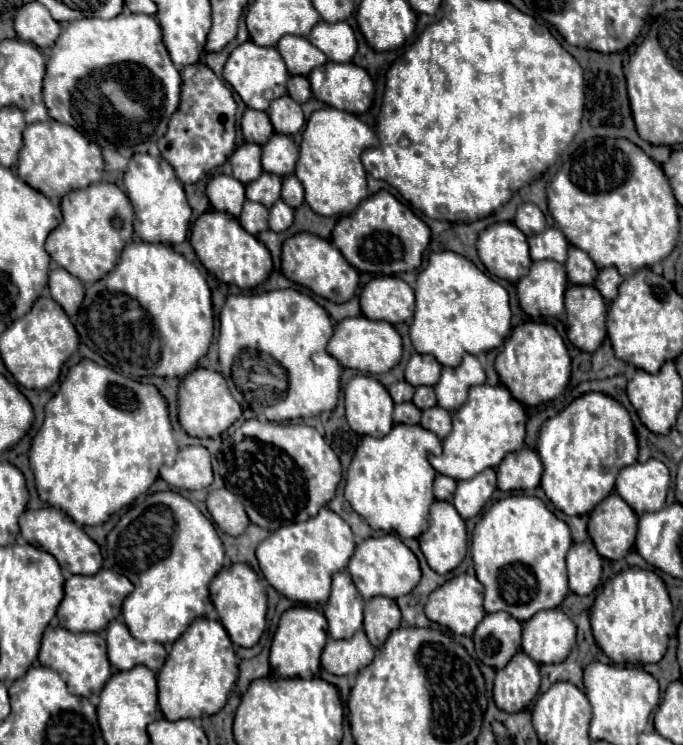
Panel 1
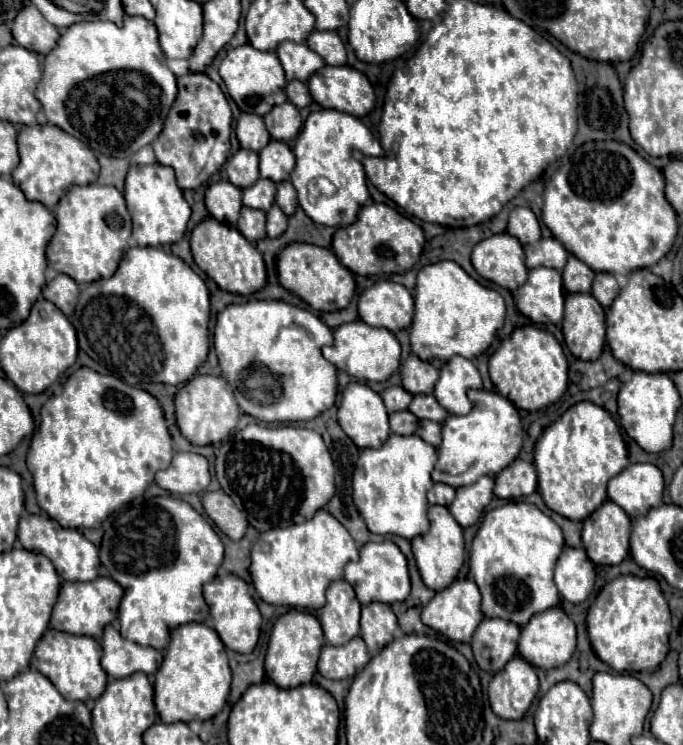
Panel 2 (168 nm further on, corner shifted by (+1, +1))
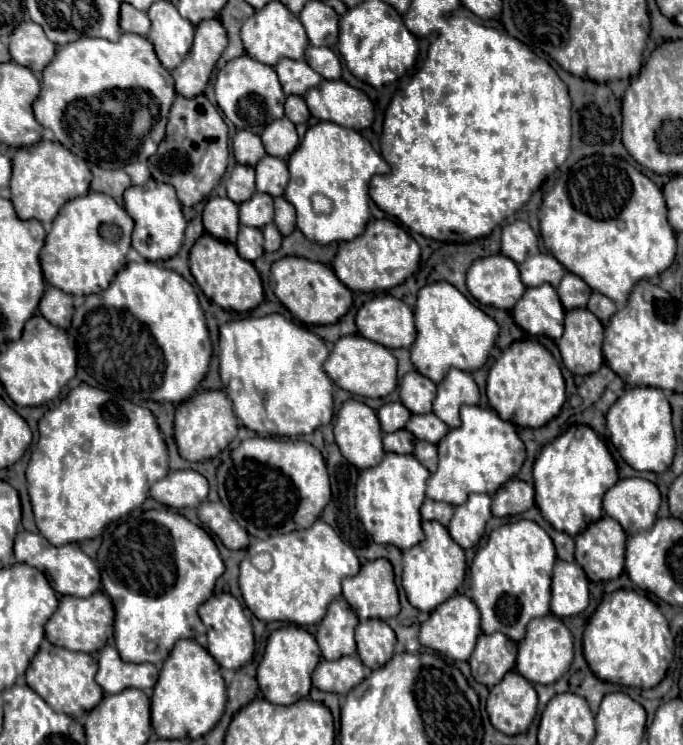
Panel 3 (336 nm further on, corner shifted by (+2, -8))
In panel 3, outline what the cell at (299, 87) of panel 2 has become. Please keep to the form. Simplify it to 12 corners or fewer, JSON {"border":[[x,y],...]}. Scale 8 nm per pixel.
{"border":[[288,96],[286,118],[302,124],[310,118],[300,96]]}

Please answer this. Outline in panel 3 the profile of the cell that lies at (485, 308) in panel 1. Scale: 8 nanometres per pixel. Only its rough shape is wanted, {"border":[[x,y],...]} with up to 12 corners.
{"border":[[448,282],[418,292],[412,364],[442,382],[488,360],[498,324]]}

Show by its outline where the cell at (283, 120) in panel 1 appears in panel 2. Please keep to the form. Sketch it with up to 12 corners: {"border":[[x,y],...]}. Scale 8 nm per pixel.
{"border":[[285,101],[263,117],[273,139],[297,137],[303,119]]}

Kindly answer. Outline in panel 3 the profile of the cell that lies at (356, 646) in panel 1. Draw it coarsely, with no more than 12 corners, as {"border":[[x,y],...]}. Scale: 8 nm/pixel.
{"border":[[358,656],[320,660],[312,676],[318,690],[340,696],[364,680]]}

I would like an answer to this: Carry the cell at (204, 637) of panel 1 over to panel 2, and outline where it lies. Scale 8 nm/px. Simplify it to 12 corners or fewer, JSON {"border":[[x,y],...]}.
{"border":[[187,623],[155,675],[163,723],[205,721],[229,697],[217,631]]}

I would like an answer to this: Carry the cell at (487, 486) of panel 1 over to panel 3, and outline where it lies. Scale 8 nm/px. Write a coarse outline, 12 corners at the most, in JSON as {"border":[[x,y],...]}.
{"border":[[474,494],[454,508],[452,540],[468,550],[484,536],[492,498]]}

